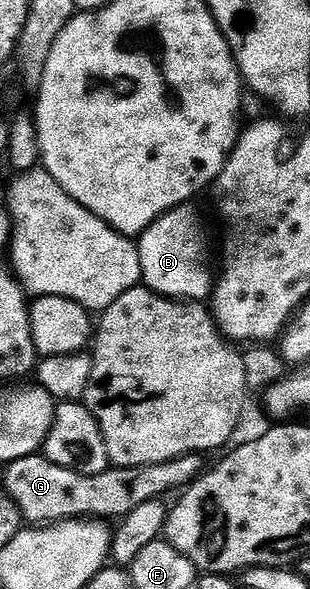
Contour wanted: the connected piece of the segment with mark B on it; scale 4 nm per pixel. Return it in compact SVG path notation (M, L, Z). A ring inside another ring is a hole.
M185 204L168 211L146 227L138 238L138 256L142 260L142 282L163 298L203 303L214 289L214 266L208 263L208 234L195 205Z

